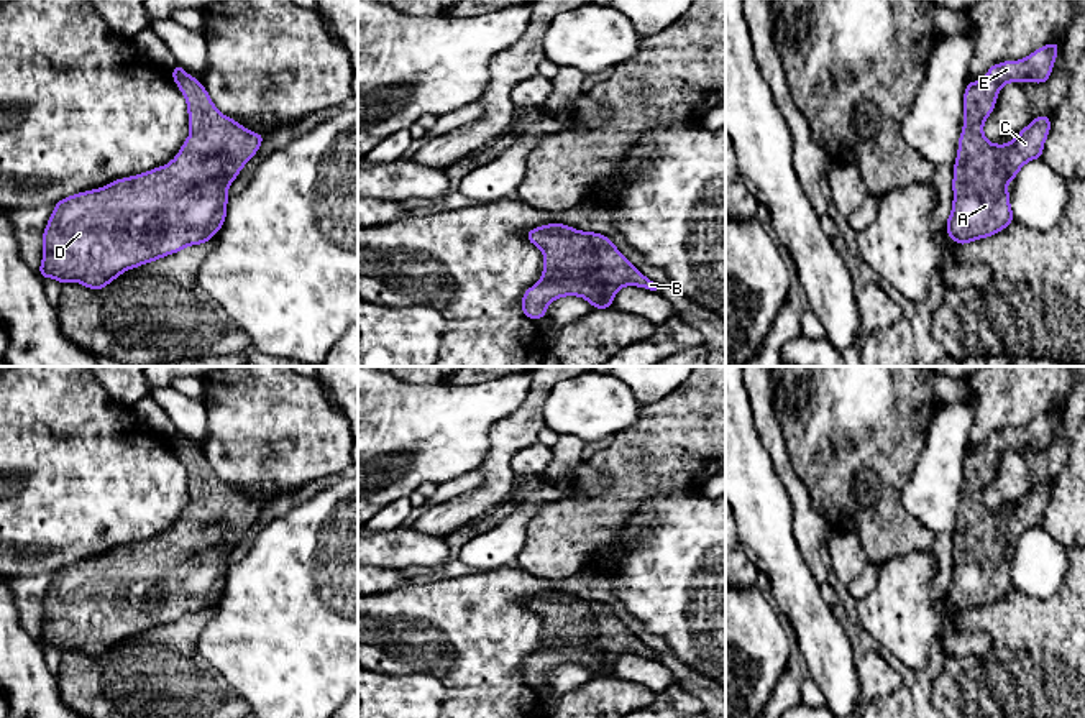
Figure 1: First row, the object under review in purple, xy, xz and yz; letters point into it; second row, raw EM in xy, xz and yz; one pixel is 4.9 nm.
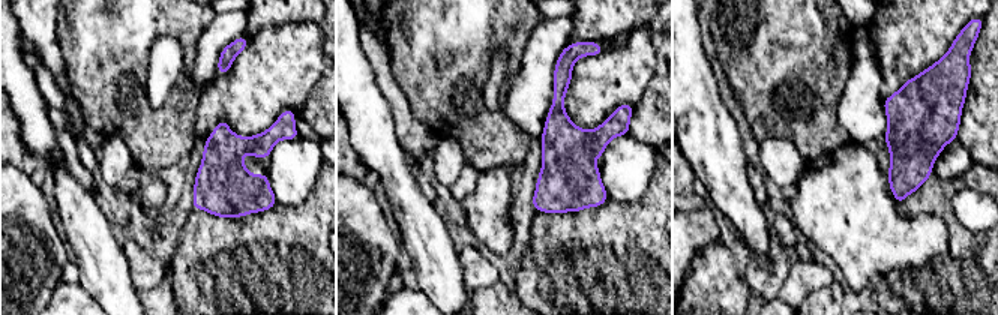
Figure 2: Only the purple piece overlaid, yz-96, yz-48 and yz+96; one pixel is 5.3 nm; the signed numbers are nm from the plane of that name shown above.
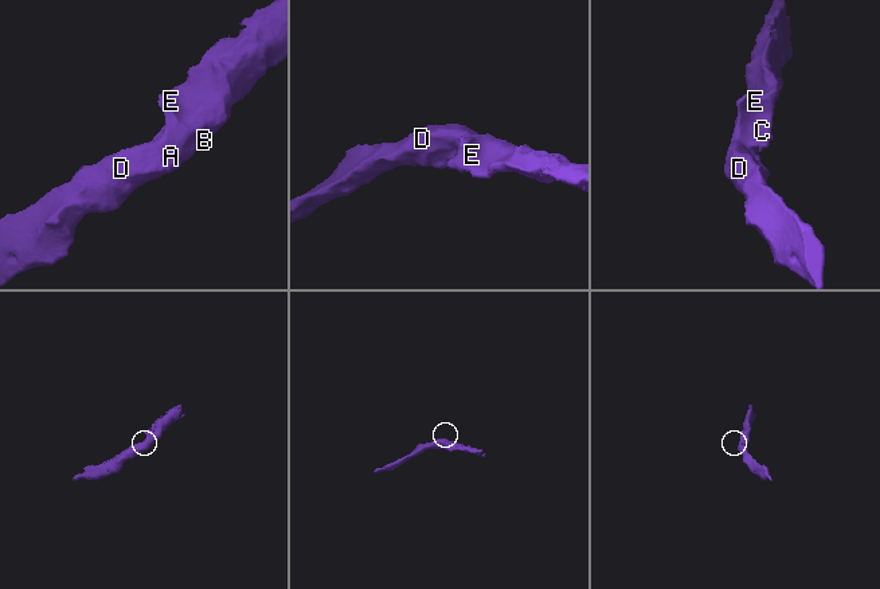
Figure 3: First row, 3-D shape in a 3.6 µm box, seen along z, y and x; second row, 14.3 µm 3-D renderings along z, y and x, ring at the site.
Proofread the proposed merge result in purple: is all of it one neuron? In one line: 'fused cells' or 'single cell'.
single cell

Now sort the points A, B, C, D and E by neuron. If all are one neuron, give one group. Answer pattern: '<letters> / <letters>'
A B C D E

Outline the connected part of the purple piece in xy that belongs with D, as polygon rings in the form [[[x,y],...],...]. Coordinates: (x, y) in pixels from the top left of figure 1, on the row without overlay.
[[[177,432],[171,444],[187,468],[190,493],[190,503],[177,524],[161,536],[117,547],[100,557],[84,559],[56,570],[43,600],[43,631],[38,637],[43,647],[54,646],[61,652],[74,649],[100,659],[126,637],[177,621],[189,613],[208,611],[225,591],[228,554],[256,522],[266,503],[250,499],[236,488],[225,485],[213,473],[204,452],[189,444],[182,434]]]

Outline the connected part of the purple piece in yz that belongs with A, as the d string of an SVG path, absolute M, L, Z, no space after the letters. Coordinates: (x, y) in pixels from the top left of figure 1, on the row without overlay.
M1055 409L1024 427L993 432L982 449L967 452L964 498L954 531L954 570L945 591L947 603L957 613L993 605L1014 588L1005 552L1014 549L1028 529L1042 526L1052 488L1047 483L1036 485L1006 513L990 511L983 503L983 490L993 480L1005 452L1046 452L1059 416Z

